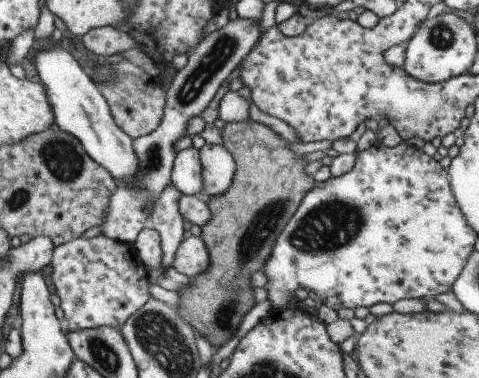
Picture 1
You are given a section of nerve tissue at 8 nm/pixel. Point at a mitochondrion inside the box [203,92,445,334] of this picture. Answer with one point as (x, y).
(327, 227)

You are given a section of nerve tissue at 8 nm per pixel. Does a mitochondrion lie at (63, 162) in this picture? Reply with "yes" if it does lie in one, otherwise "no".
yes

